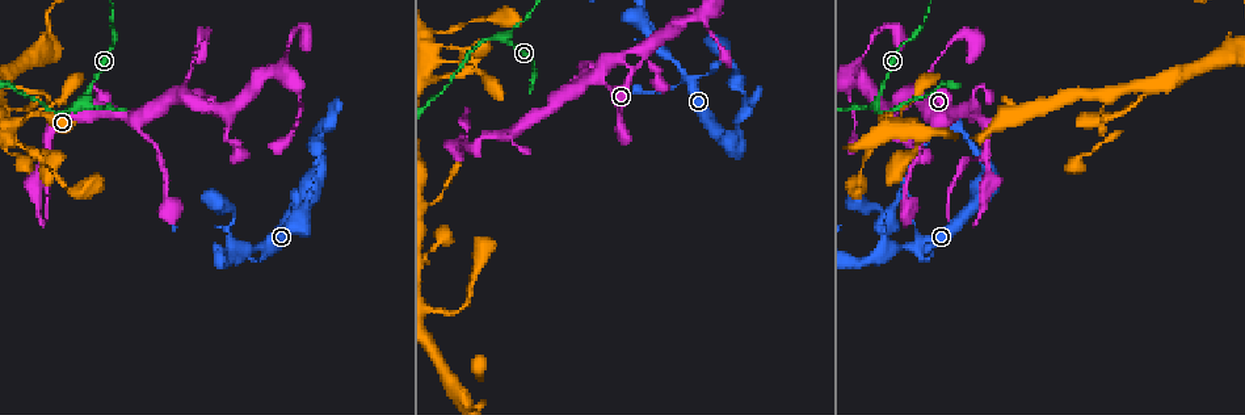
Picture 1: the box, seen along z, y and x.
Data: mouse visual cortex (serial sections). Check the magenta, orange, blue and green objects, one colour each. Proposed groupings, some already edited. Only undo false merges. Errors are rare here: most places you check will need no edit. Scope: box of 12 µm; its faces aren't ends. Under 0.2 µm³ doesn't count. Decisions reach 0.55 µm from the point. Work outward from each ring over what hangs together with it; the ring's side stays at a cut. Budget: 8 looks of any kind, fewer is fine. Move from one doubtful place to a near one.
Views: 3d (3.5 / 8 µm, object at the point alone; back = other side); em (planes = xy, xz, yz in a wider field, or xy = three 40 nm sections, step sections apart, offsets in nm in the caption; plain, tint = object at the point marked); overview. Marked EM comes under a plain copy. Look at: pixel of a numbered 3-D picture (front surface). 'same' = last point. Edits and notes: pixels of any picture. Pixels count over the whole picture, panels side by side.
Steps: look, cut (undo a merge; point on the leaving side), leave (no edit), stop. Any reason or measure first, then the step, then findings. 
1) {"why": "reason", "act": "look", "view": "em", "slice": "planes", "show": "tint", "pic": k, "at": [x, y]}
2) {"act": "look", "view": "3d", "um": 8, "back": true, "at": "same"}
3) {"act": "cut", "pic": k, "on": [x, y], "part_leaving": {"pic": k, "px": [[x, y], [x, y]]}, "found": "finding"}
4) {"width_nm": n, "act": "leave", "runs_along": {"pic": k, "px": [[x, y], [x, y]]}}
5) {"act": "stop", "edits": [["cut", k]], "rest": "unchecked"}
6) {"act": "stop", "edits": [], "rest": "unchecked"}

{"why": "sharp bend", "act": "look", "view": "em", "slice": "xy", "step": 1, "show": "tint", "pic": 1, "at": [240, 245]}

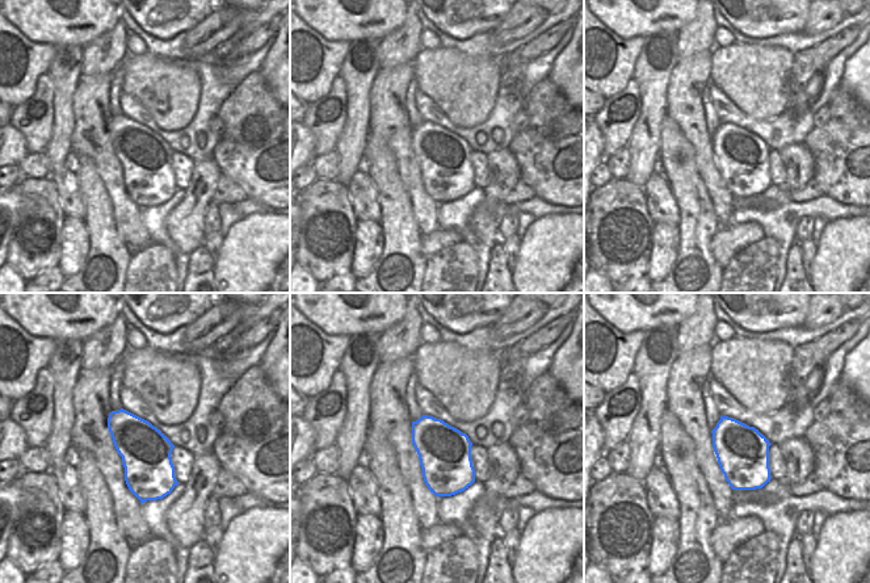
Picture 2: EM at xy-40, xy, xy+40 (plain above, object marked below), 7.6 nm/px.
{"act": "look", "view": "3d", "um": 3.5, "at": "same"}

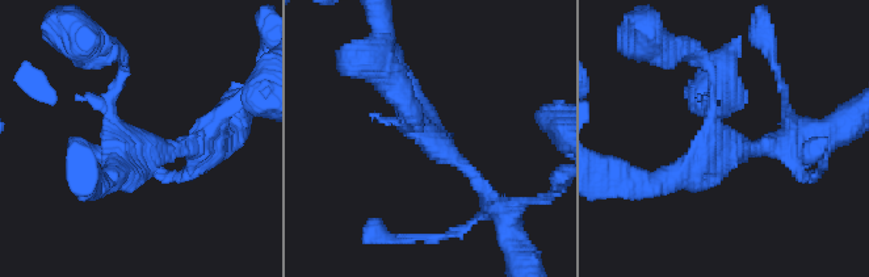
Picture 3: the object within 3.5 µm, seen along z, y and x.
{"act": "leave", "runs_along": {"pic": 3, "px": [[783, 146], [722, 146], [709, 66]]}, "found": "continuous, no second cell"}

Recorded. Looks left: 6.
{"why": "abrupt turn", "act": "look", "view": "3d", "um": 3.5, "pic": 1, "at": [901, 101]}

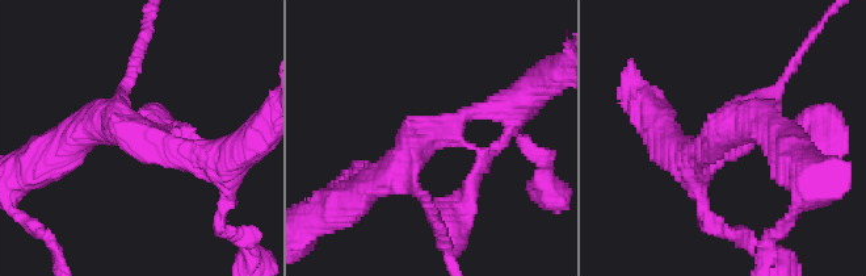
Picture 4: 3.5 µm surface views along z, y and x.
{"act": "look", "view": "em", "slice": "xy", "step": 2, "show": "tint", "pic": 4, "at": [162, 136]}

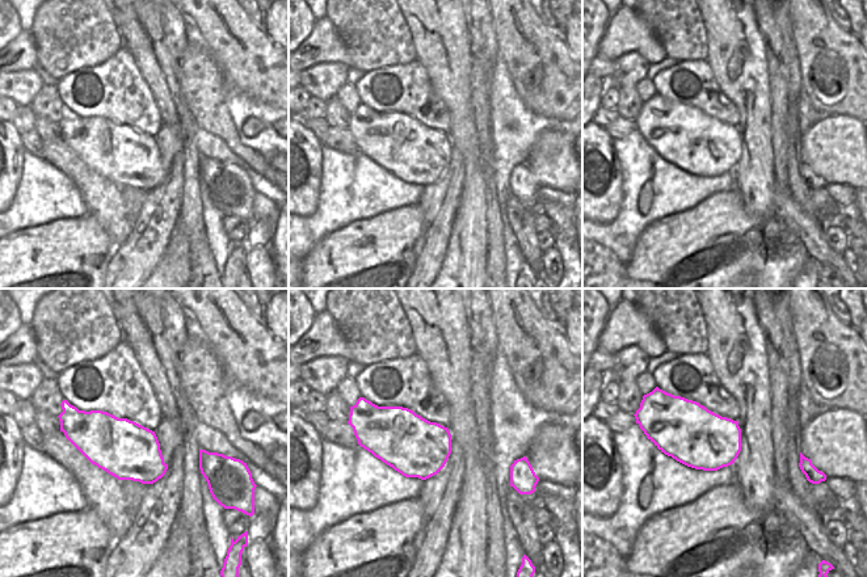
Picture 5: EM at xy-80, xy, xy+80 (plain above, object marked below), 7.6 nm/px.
{"act": "leave", "runs_along": {"pic": 4, "px": [[463, 199], [483, 155], [455, 134], [387, 175]]}, "found": "one cell here"}

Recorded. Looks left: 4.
{"why": "branch point", "act": "look", "view": "3d", "um": 3.5, "pic": 1, "at": [874, 101]}

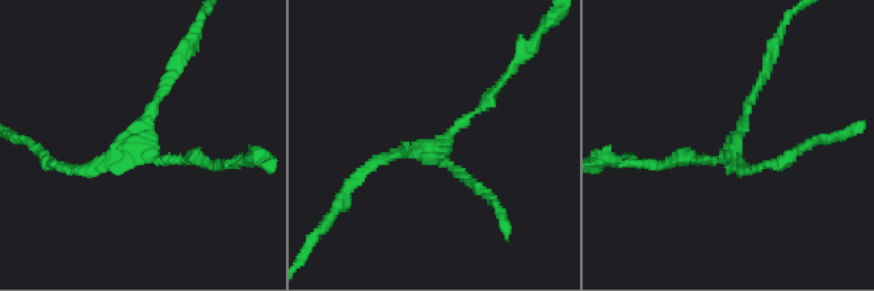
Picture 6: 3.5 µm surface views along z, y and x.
{"why": "need the tissue", "act": "look", "view": "em", "slice": "xy", "step": 5, "show": "tint", "pic": 6, "at": [434, 148]}

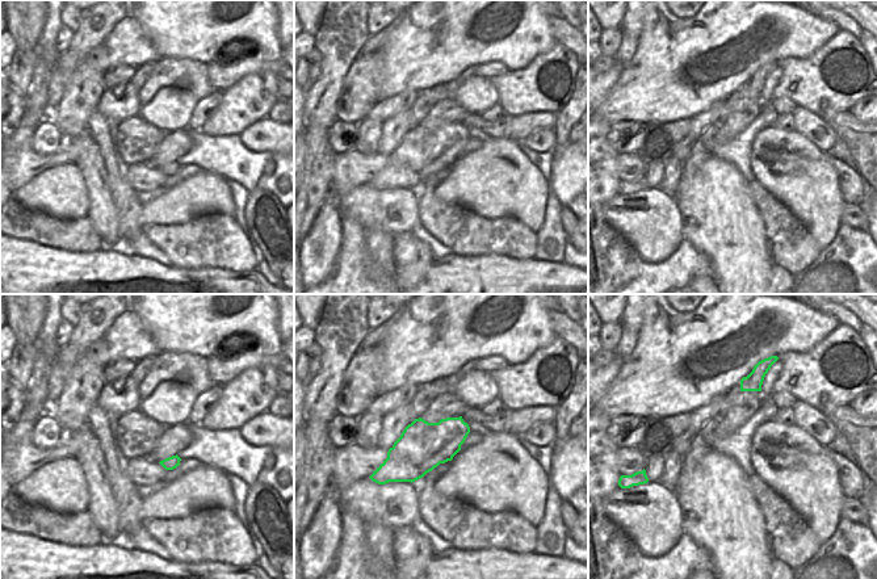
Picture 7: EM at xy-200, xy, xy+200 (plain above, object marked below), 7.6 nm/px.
{"act": "leave", "runs_along": {"pic": 6, "px": [[176, 74], [141, 142], [67, 171]]}, "found": "one cell here"}

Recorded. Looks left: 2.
{"act": "stop", "edits": [], "rest": "unchecked"}

